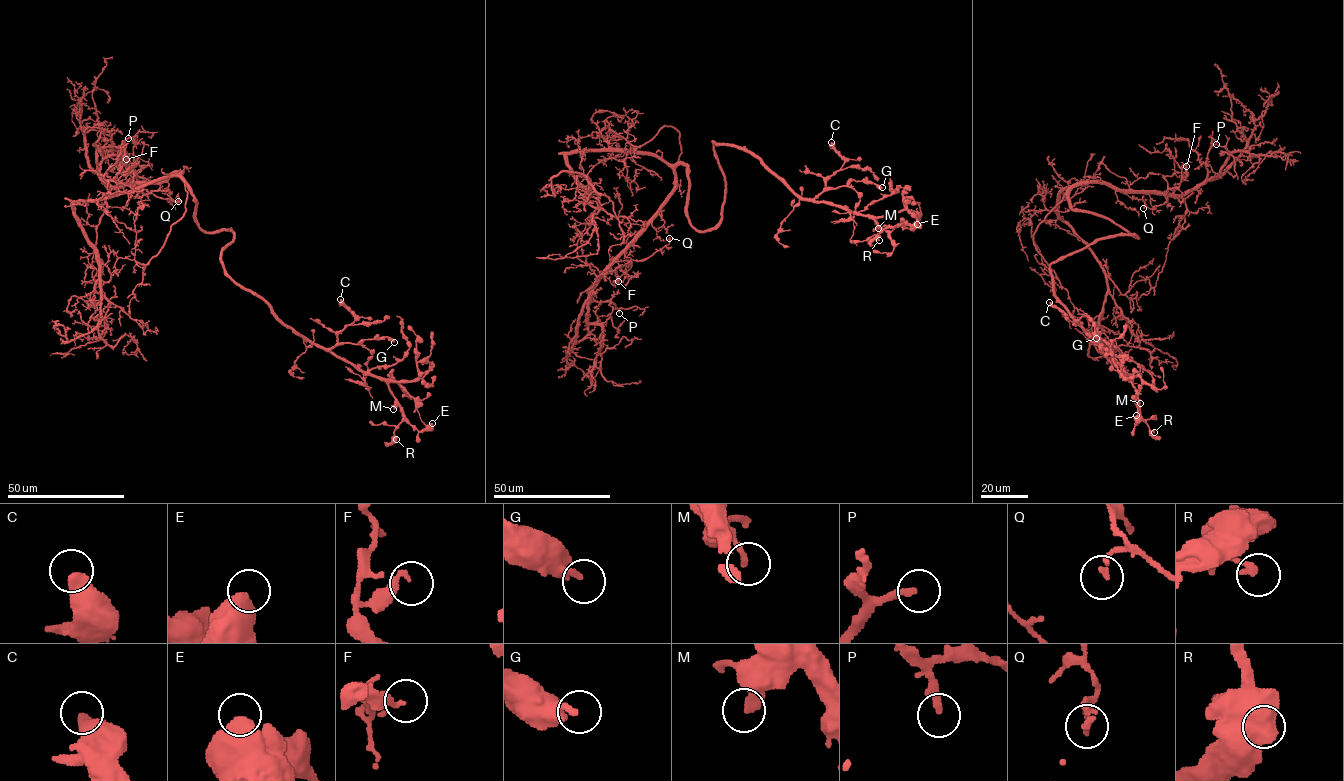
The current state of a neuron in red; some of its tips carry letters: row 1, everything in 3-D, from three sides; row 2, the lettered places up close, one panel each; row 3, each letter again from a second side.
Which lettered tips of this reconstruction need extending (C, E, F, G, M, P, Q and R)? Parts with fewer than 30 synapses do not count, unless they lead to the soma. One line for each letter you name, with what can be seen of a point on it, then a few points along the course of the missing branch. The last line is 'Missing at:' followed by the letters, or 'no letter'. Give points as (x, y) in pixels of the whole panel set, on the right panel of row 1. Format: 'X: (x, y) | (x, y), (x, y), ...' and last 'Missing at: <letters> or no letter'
C: (1049, 302) | (1049, 302), (1031, 295)
P: (1216, 144) | (1216, 144), (1231, 144), (1236, 153), (1229, 153), (1236, 151)
Missing at: C, P

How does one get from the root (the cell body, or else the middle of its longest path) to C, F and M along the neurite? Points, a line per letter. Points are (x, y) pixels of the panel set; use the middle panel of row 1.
C: (687, 213), (699, 230), (721, 217), (725, 179), (713, 141), (746, 149), (807, 199), (844, 163), (831, 142)
F: (687, 213), (689, 169), (679, 165), (670, 197), (618, 258), (623, 273), (614, 281), (618, 281)
M: (687, 213), (699, 230), (721, 217), (725, 179), (713, 141), (746, 149), (800, 196), (867, 215), (878, 228)

